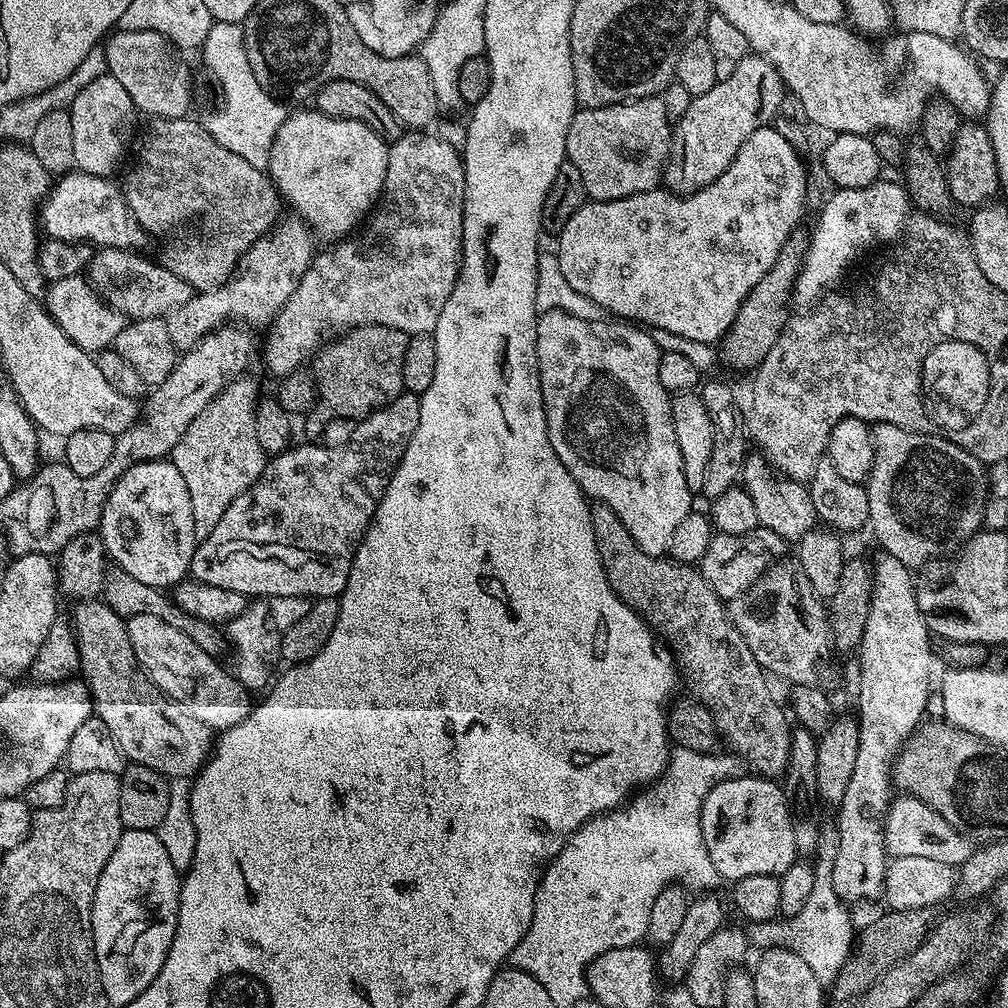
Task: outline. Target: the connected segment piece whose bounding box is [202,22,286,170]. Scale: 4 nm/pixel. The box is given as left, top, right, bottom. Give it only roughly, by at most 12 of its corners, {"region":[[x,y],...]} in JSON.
{"region":[[243,27],[203,42],[220,105],[208,132],[267,169],[286,109],[254,78]]}

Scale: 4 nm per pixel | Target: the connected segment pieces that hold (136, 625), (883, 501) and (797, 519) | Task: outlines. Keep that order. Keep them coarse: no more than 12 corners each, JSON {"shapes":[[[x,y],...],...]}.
{"shapes":[[[127,617],[145,676],[213,730],[242,722],[249,693],[188,635]],[[872,424],[868,524],[910,570],[984,523],[986,465]],[[745,455],[758,525],[799,541],[818,517],[808,484]]]}

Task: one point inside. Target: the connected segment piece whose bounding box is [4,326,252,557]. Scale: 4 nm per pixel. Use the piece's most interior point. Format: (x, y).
(61, 504)

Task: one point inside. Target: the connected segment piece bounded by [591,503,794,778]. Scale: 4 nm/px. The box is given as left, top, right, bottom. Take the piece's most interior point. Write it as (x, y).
(674, 599)

